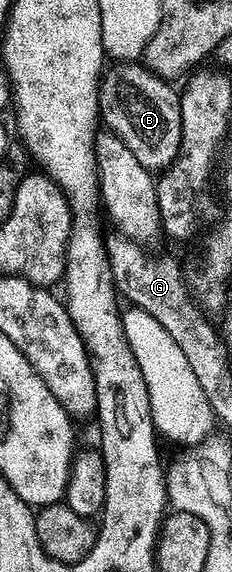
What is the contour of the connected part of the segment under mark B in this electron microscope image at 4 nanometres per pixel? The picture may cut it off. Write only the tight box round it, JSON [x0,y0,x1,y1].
[100,64,180,172]

